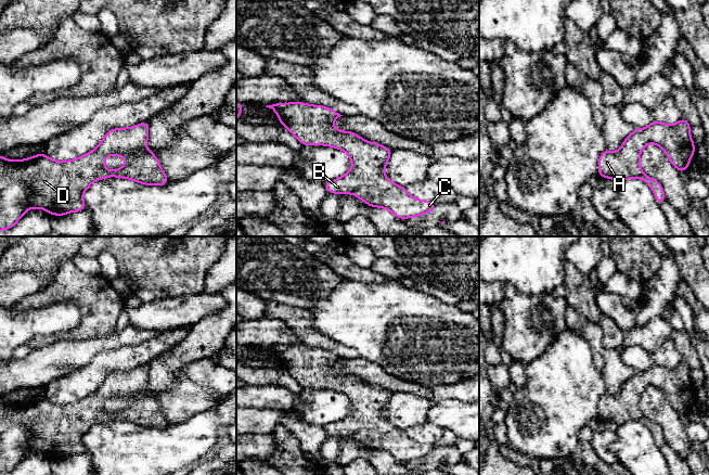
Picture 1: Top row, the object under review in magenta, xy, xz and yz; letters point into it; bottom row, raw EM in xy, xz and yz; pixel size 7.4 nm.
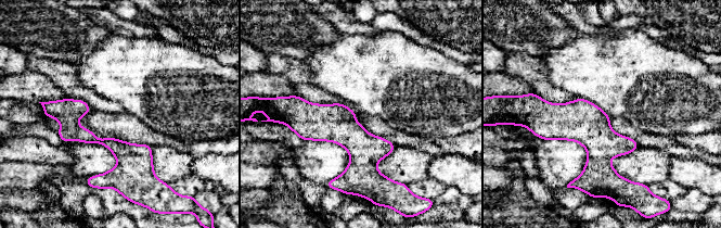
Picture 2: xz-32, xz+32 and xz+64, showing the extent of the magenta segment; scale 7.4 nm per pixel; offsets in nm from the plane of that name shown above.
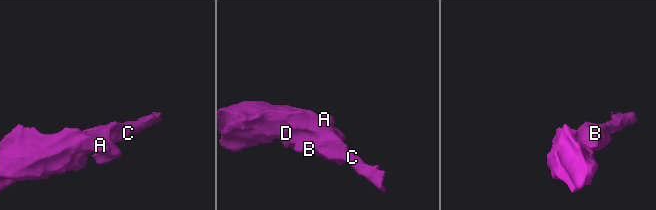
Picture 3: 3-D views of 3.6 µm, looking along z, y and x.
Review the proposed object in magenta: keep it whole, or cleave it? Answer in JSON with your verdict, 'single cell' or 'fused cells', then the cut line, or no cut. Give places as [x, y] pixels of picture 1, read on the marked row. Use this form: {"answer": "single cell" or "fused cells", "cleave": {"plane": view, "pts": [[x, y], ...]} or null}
{"answer": "single cell", "cleave": null}

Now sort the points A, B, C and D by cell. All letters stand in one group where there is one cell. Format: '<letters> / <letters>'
A B C D

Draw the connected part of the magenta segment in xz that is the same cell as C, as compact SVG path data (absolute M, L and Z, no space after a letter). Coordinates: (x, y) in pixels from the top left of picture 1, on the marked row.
M302 102L274 103L266 107L272 108L279 116L280 124L285 126L302 145L328 145L345 151L351 159L352 168L343 177L323 183L328 193L353 194L371 207L390 210L400 219L417 217L435 210L431 201L422 201L410 195L404 187L390 181L385 172L392 150L382 144L363 140L351 131L337 130L332 123L343 116L332 108L322 105L309 105Z

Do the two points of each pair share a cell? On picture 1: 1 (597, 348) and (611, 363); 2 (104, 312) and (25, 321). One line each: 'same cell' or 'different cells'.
1: different cells
2: different cells

